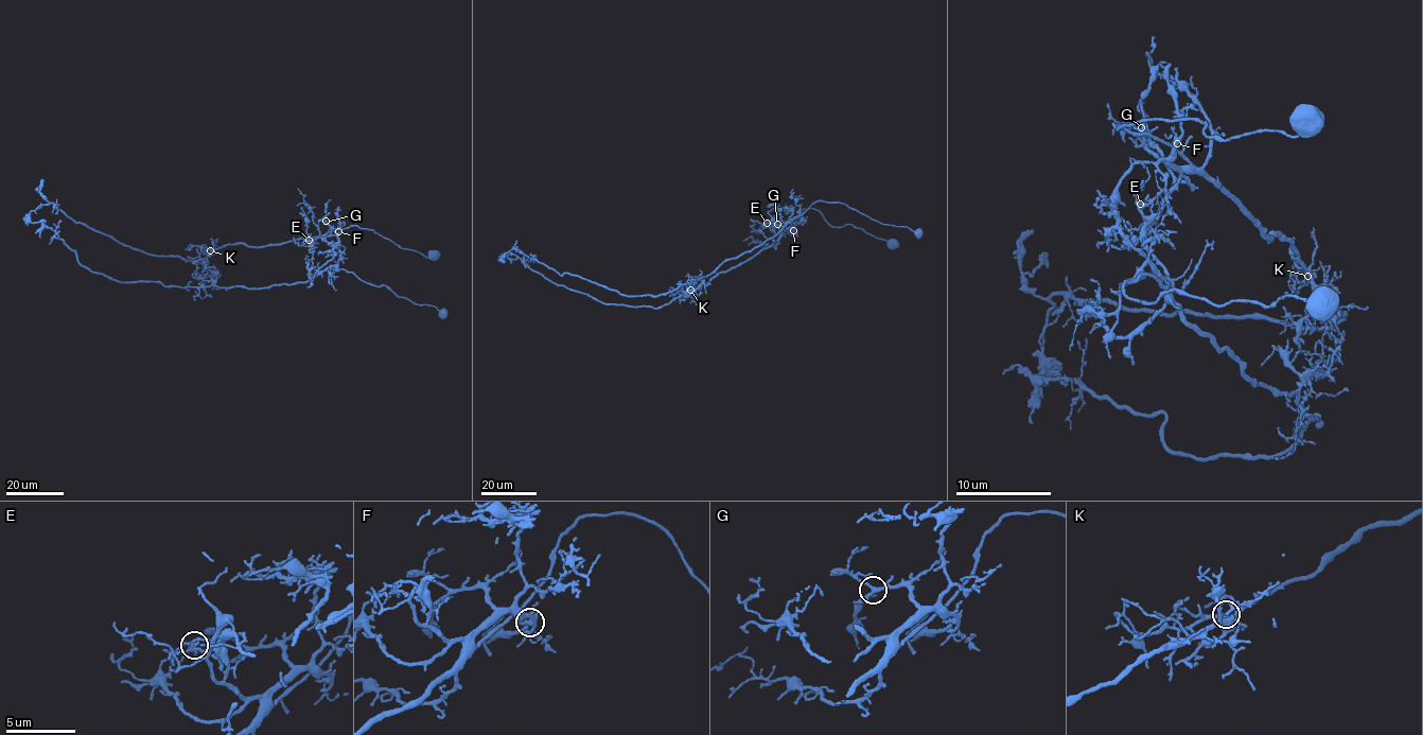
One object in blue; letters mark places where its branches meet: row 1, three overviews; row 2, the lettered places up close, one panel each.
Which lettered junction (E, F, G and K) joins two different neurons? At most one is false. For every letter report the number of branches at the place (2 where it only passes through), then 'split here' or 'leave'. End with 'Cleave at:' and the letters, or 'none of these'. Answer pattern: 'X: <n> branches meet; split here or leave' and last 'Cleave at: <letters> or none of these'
E: 5 branches meet; split here
F: 4 branches meet; leave
G: 4 branches meet; leave
K: 4 branches meet; leave
Cleave at: E

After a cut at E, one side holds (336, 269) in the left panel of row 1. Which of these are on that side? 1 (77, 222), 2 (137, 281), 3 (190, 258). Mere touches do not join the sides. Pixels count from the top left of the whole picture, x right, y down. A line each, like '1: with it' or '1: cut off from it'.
1: cut off from it
2: with it
3: cut off from it

